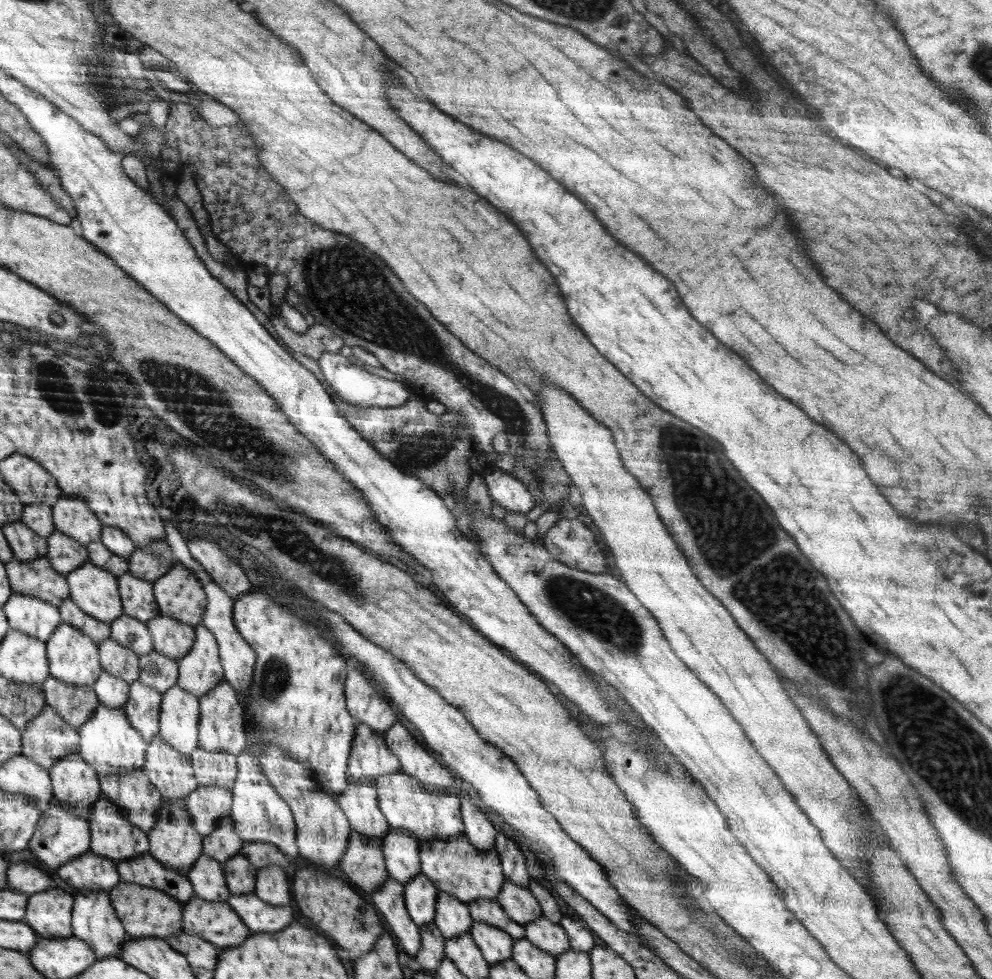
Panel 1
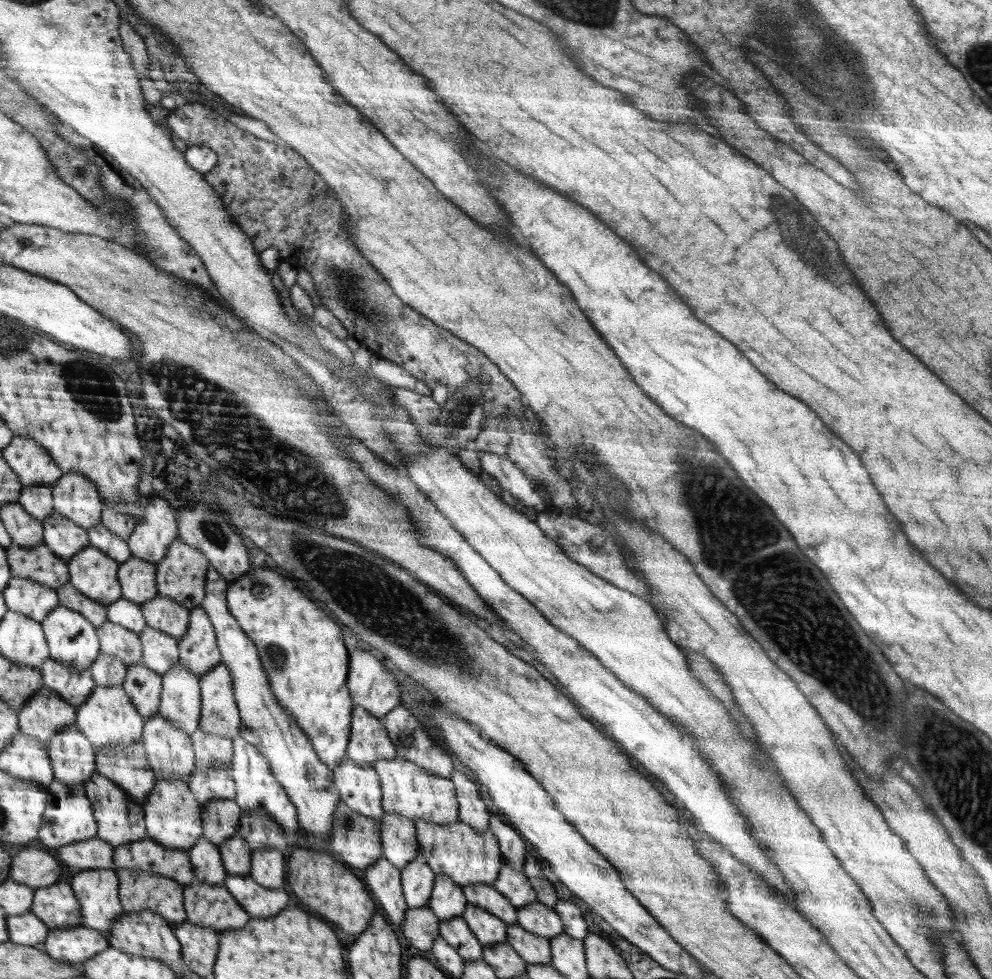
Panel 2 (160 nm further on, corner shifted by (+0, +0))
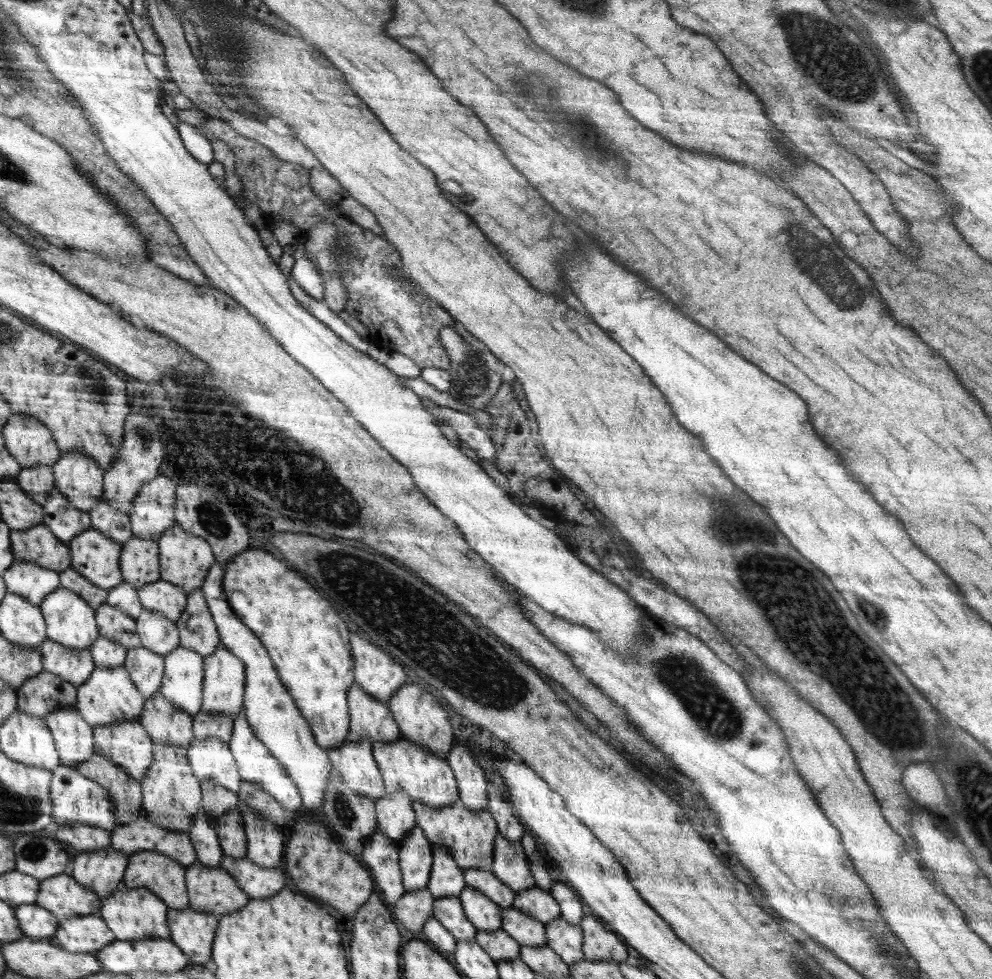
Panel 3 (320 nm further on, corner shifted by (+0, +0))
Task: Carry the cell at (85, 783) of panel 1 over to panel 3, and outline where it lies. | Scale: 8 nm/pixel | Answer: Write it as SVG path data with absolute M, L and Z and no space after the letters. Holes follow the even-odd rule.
M60 707L46 718L62 765L76 769L96 752L94 728L74 707Z

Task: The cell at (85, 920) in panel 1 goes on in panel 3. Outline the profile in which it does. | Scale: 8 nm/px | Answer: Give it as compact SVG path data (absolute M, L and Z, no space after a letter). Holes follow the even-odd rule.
M112 846L106 851L83 852L73 857L73 871L81 885L91 888L100 902L114 895L126 878L127 854L116 852Z

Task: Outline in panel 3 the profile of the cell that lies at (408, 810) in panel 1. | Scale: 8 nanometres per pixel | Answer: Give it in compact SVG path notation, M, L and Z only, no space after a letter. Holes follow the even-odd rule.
M404 737L392 743L374 743L373 757L380 769L386 795L402 792L412 800L434 808L451 806L459 798L458 778L447 759L436 756L418 743Z

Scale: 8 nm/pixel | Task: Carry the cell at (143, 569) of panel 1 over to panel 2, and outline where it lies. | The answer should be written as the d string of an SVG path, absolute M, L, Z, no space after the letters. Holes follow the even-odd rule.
M156 495L148 502L147 519L137 524L127 546L134 558L158 566L168 546L179 536L173 509L164 497Z

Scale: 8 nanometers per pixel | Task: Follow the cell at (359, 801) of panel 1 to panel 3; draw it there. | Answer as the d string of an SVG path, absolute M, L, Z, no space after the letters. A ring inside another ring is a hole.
M368 739L357 740L356 742L344 742L342 746L330 750L331 766L336 767L343 778L343 781L357 792L361 797L377 801L386 795L385 784L378 768L377 762L373 757L373 744Z

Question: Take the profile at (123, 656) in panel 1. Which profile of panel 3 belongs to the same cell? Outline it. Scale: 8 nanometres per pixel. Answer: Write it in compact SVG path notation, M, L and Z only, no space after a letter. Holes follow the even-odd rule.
M107 602L95 610L95 616L98 619L100 635L119 642L127 648L127 651L142 647L136 632L135 618L110 606Z

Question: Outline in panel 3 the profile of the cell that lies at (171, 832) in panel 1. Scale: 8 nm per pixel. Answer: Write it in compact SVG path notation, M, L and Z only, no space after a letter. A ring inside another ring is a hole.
M153 745L153 761L142 778L143 810L152 824L171 831L186 833L193 816L203 810L202 784L194 776L185 748Z

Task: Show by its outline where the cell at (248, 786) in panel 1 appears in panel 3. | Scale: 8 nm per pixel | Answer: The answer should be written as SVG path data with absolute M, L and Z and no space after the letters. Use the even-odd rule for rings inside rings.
M244 710L233 720L233 733L228 742L234 755L239 775L243 781L255 784L264 789L280 806L289 810L292 814L302 810L303 798L298 785L291 779L287 769L279 764L279 760L270 749L256 736L255 729L251 727L244 715Z

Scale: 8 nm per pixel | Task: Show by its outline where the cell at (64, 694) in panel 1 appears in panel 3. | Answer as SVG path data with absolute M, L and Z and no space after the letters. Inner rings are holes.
M44 640L42 646L43 670L72 683L76 688L86 683L95 670L90 651L76 651L59 642Z

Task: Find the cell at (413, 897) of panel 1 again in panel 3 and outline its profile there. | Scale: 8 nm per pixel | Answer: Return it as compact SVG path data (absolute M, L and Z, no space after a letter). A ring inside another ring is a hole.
M420 825L415 826L402 838L397 848L399 867L406 891L423 889L429 883L433 854L431 842Z

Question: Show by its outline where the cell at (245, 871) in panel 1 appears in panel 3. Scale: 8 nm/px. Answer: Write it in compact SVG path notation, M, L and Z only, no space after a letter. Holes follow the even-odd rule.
M238 807L214 820L217 837L224 855L232 858L244 858L247 854L245 822Z

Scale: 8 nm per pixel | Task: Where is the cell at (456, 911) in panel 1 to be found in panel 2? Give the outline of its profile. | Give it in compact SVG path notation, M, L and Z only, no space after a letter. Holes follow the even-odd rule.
M435 875L428 905L440 921L445 921L461 917L466 912L468 902L463 889L452 878Z

